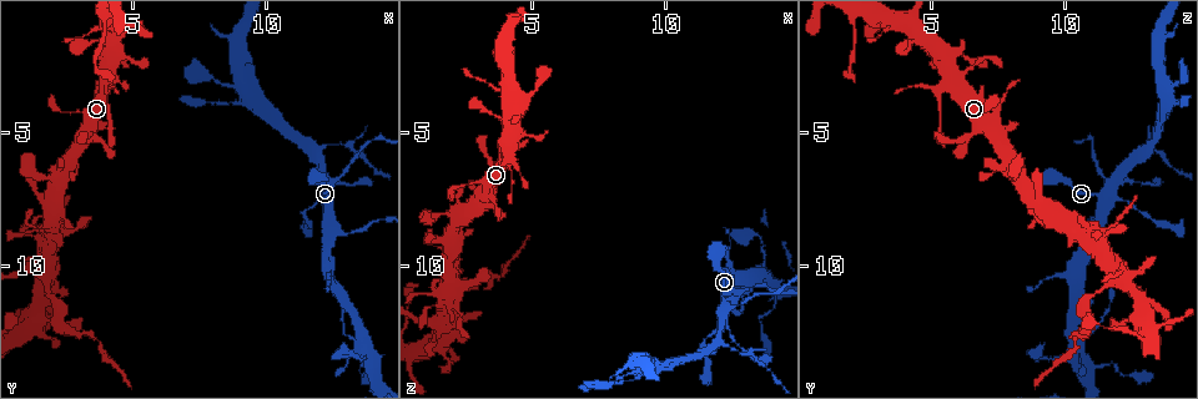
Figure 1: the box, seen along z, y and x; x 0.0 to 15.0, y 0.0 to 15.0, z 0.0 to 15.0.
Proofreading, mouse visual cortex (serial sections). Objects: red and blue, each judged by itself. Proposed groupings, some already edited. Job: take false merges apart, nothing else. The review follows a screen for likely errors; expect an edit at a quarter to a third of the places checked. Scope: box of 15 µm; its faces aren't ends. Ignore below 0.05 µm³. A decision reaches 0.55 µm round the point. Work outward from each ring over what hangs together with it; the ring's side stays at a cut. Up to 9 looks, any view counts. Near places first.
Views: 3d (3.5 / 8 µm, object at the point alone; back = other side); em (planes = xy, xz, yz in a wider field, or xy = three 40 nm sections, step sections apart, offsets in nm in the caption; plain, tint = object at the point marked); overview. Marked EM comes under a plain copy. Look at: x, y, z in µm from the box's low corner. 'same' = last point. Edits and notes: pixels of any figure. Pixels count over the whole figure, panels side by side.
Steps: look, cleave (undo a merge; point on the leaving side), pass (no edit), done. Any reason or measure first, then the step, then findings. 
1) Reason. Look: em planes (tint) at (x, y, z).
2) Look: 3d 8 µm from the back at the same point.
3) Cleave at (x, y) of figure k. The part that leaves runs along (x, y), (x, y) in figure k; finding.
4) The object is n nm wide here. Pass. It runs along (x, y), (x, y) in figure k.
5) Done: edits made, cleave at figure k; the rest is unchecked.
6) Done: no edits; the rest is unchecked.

Abrupt turn. Look: 3d 8 µm at (1.9, 6.7, 8.1).

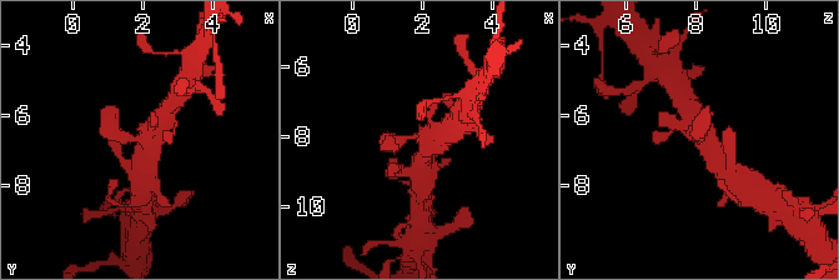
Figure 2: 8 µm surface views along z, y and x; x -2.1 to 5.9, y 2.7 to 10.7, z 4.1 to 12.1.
Closer look. Look: 3d 3.5 µm at (1.9, 6.7, 8.1).

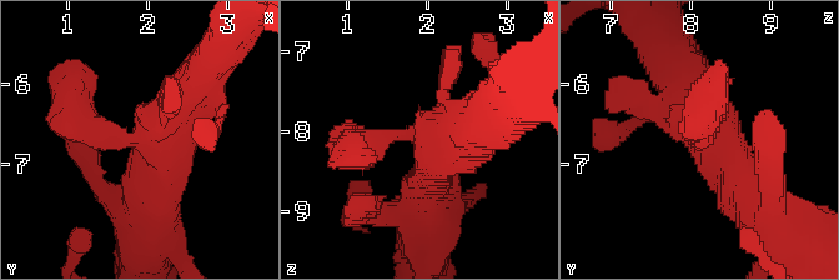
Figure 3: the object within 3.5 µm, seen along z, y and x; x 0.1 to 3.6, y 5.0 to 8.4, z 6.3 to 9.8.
Shape alone is not enough. Look: em xy step 5 (tint) at (1.90, 6.60, 8.10).

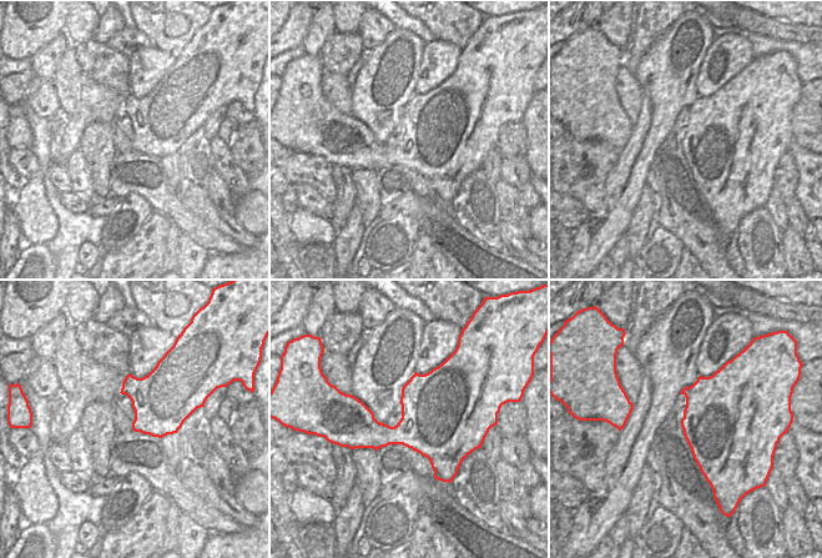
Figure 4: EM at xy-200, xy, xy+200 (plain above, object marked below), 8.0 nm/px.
The object is 650 nm wide here. Pass. It runs along (683, 66), (706, 120), (757, 196) in figure 3; all the same cell.

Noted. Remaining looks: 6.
Arms run side by side. Look: 3d 3.5 µm from the back at (4.1, 3.2, 5.9).

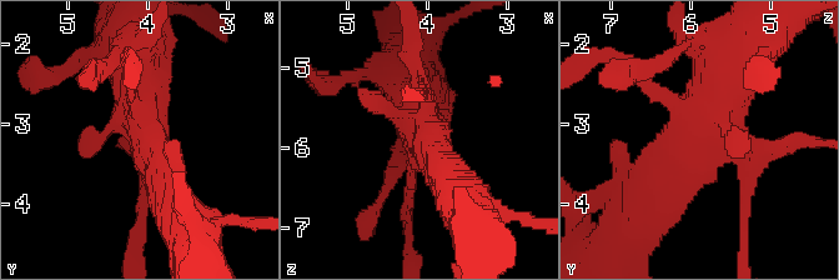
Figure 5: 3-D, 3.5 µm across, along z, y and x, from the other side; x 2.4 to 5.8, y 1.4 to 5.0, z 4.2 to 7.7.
Pass. It runs along (644, 211), (708, 124), (728, 58) in figure 5; all the same cell.

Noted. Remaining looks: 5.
Calibre changes. Look: 3d 3.5 µm at (12.2, 7.8, 11.5).

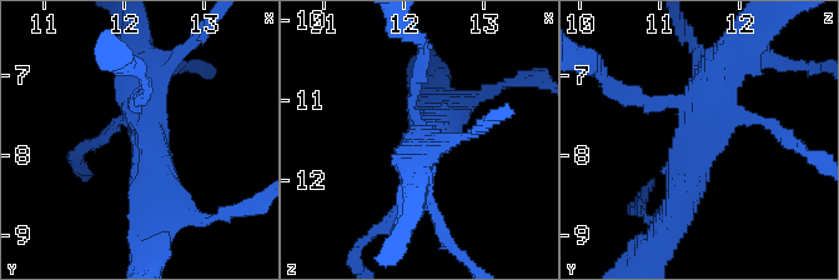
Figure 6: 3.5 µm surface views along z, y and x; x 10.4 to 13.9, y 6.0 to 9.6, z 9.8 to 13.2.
Look: em xy step 2 (tint) at (12.35, 7.75, 11.50).

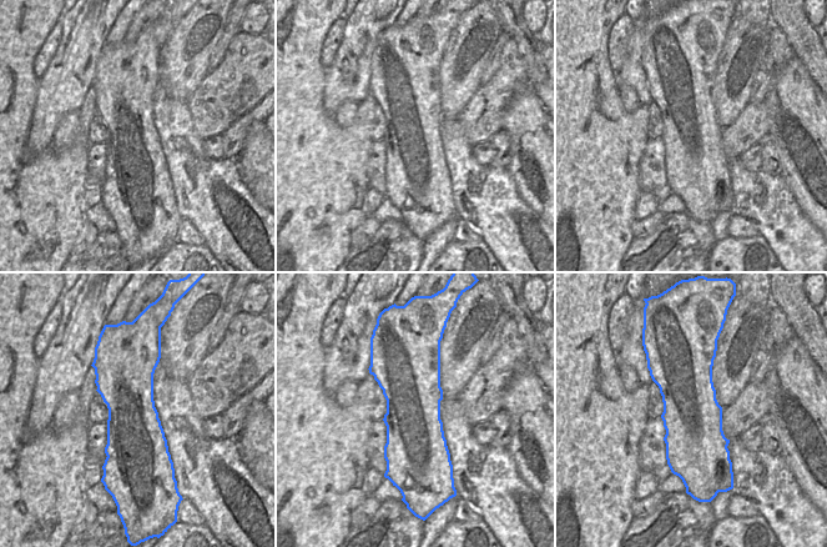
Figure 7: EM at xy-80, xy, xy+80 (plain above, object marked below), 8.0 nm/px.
Pass. It runs along (648, 105), (699, 113), (677, 216) in figure 6; all the same cell.

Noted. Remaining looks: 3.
Look: 3d 3.5 µm at (8.8, 3.8, 14.3).

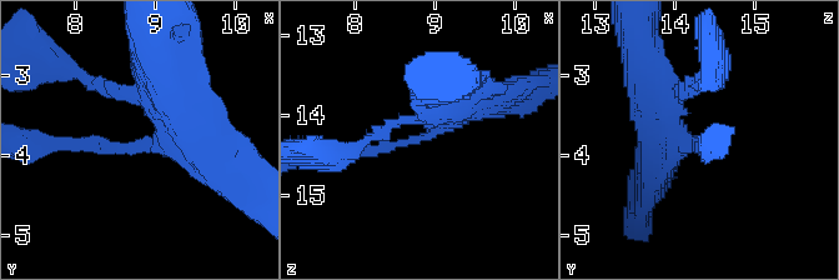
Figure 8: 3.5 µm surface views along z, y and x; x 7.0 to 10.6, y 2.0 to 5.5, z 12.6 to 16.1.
The arms are 150, 500 nm wide. Look: em xy step 1 (tint) at (8.85, 3.95, 14.25).

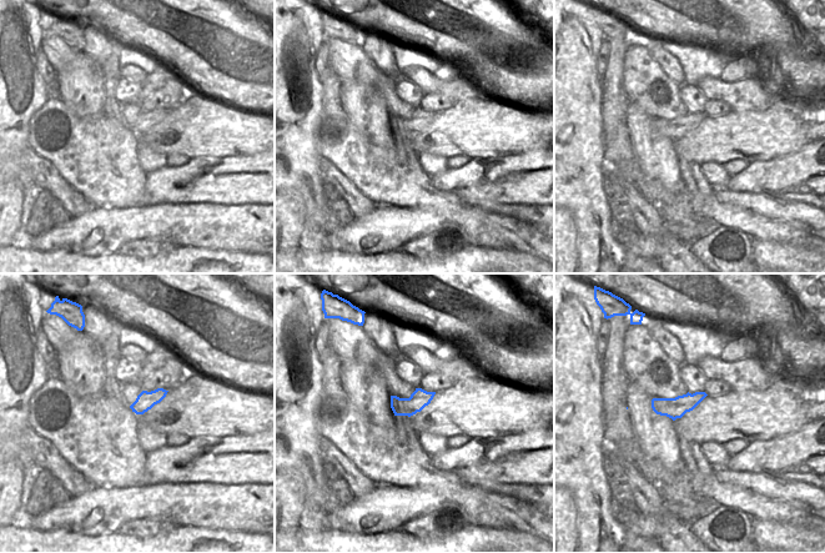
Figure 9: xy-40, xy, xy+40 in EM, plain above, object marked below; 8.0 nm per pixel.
Look: em xy step 5 (tint) at the same point.

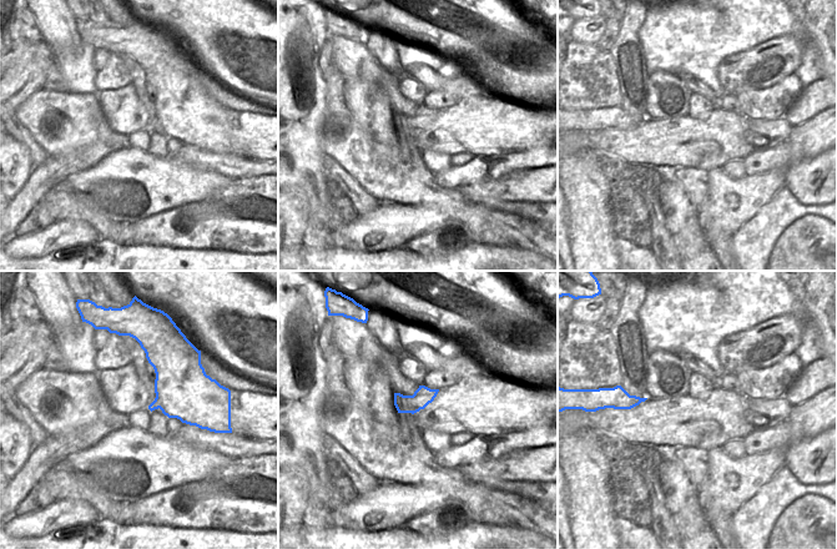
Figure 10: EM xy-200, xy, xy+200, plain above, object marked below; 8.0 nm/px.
Pass. It runs along (488, 98), (470, 98), (416, 140), (340, 153) in figure 8; one cell here.

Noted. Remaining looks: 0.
Done: no edits; the rest is unchecked.

